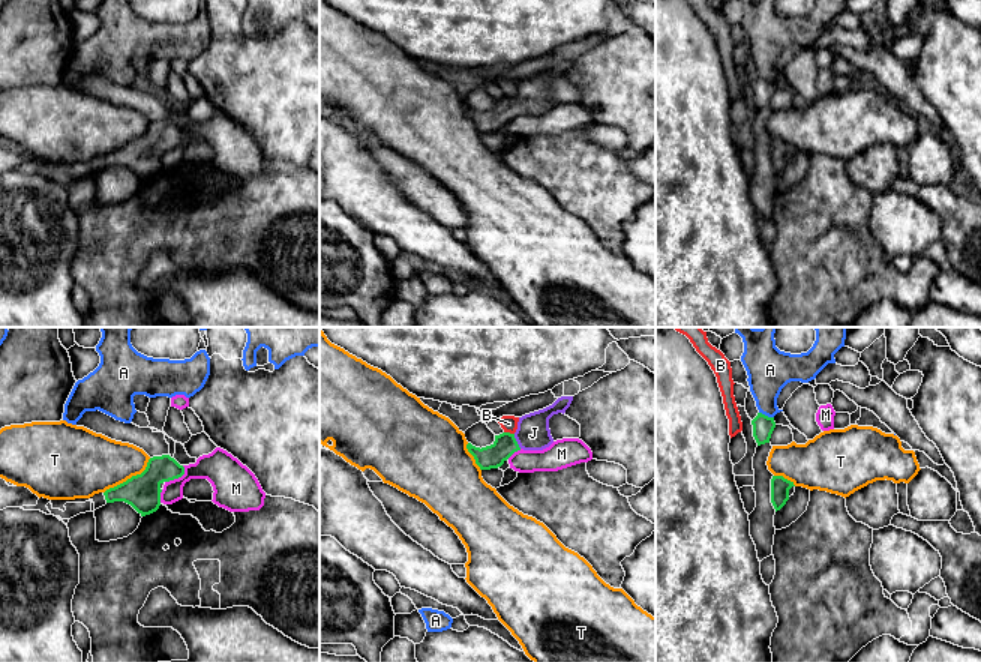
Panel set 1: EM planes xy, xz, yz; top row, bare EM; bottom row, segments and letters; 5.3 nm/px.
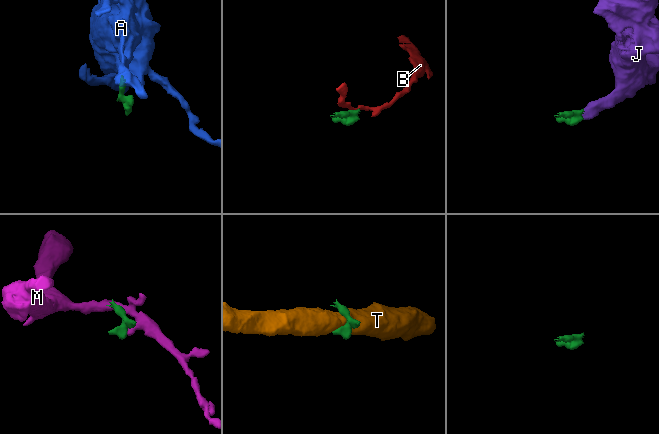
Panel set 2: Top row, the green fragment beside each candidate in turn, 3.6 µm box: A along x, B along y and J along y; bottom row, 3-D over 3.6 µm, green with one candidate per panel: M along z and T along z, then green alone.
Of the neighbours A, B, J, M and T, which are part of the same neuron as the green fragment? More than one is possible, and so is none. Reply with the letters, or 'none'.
J

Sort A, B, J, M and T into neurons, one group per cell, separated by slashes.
A / B / J / M / T

